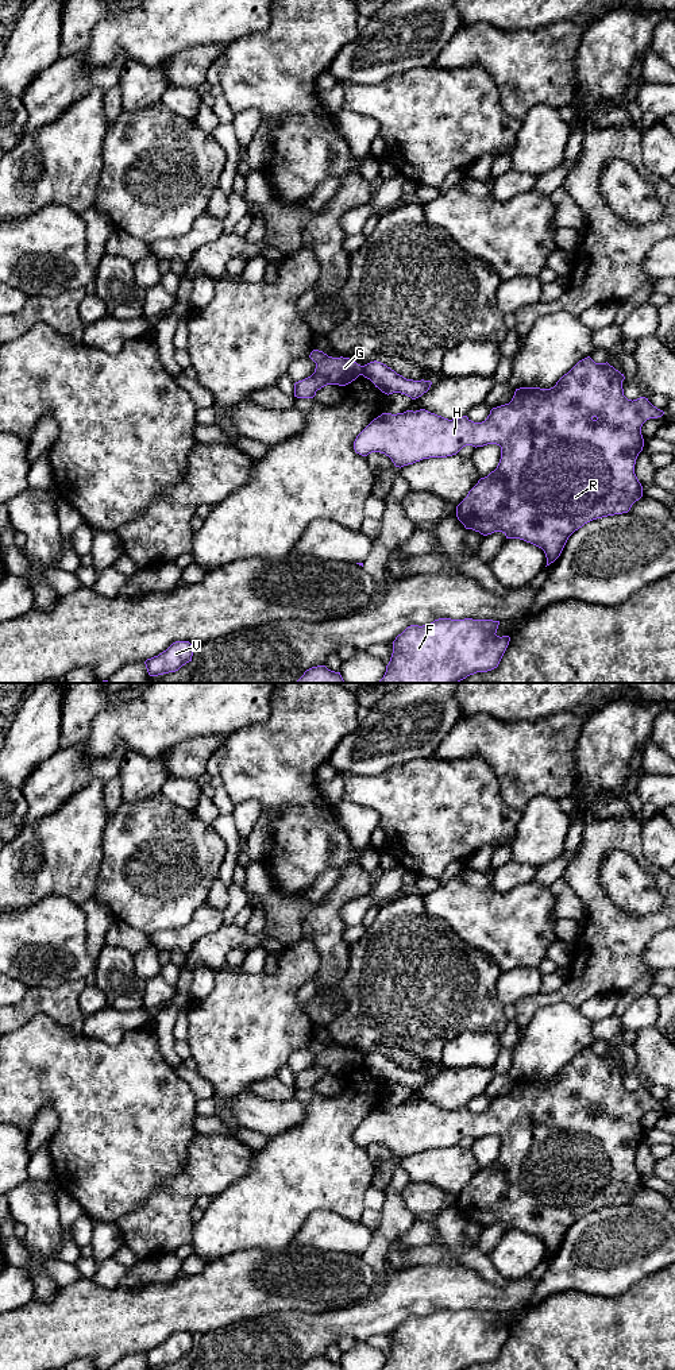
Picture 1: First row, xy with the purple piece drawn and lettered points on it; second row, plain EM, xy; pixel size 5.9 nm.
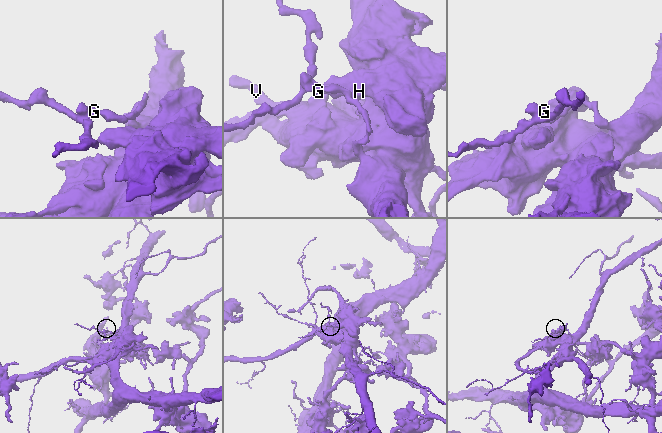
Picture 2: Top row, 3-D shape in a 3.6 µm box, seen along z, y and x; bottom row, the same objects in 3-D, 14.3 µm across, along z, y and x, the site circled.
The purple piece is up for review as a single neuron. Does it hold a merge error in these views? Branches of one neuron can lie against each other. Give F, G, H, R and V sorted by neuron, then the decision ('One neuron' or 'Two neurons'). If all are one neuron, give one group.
Groups: F H R V / G. Two neurons

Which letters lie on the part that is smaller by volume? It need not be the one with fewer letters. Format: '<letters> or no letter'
G

